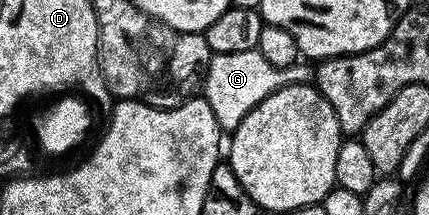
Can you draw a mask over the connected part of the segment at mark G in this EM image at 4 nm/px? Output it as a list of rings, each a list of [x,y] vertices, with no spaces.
[[[256,50],[251,53],[231,53],[230,55],[214,55],[211,61],[209,75],[205,79],[203,88],[203,98],[211,105],[215,117],[219,121],[222,132],[232,133],[239,129],[242,123],[259,104],[267,101],[279,90],[293,89],[298,85],[314,78],[315,71],[312,66],[298,65],[288,67],[282,71],[277,71],[267,57],[263,57],[261,52]]]

